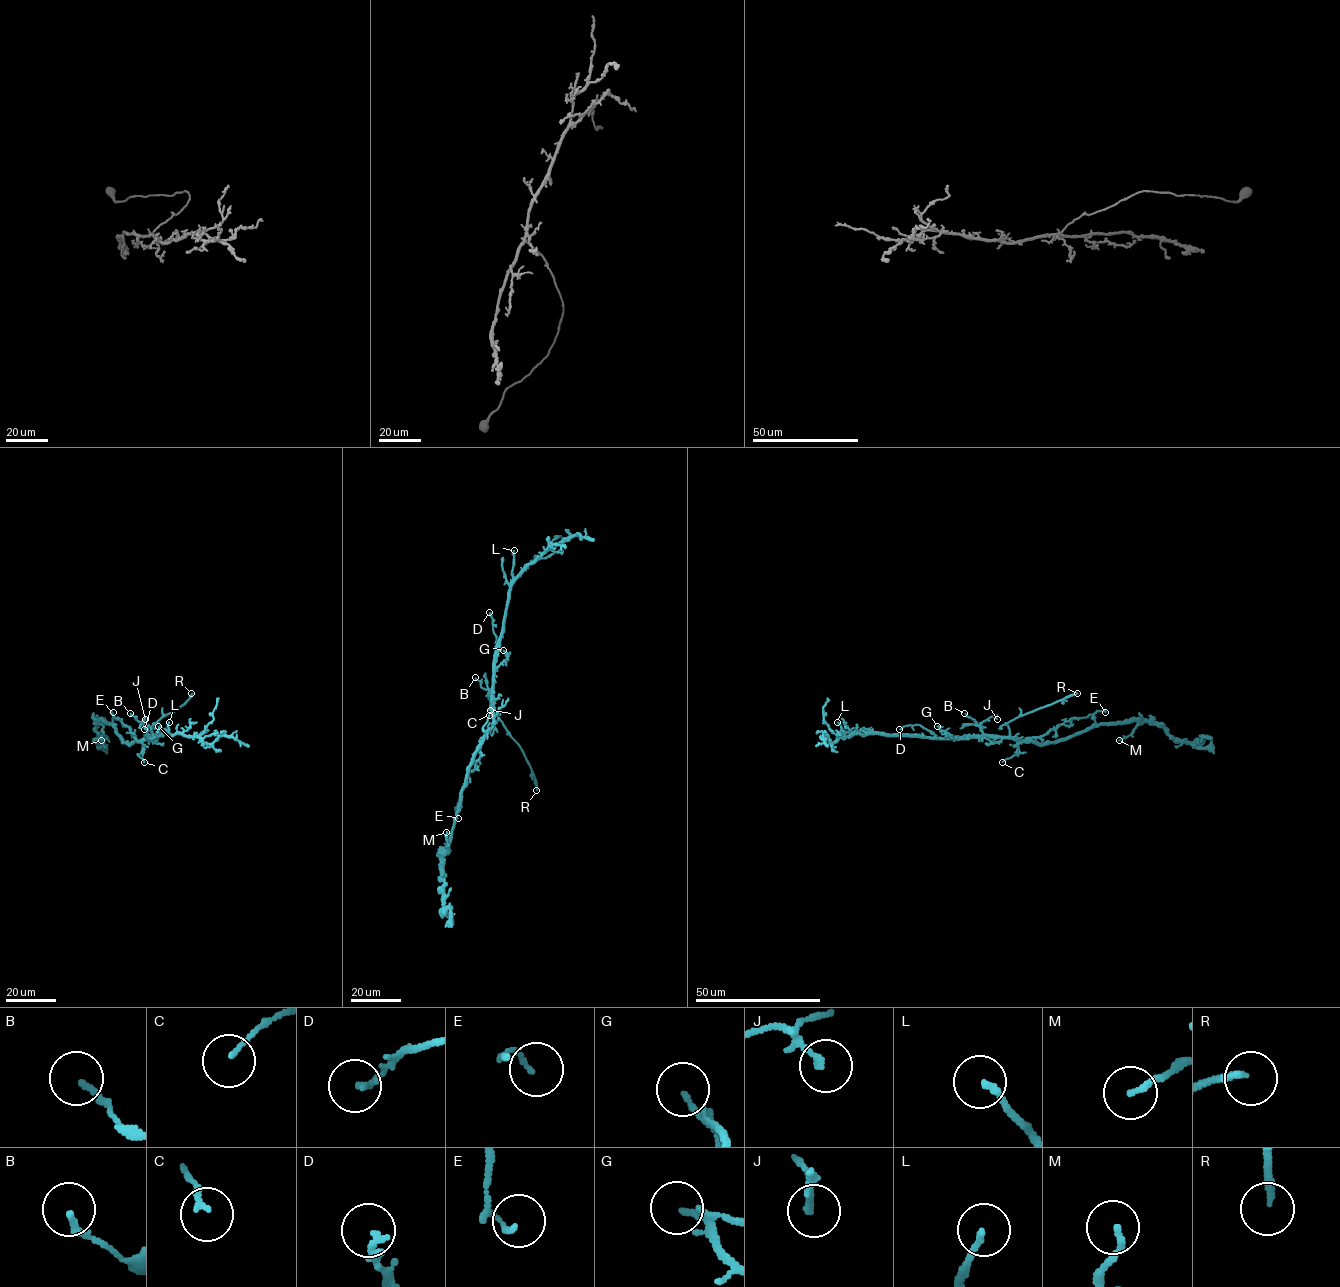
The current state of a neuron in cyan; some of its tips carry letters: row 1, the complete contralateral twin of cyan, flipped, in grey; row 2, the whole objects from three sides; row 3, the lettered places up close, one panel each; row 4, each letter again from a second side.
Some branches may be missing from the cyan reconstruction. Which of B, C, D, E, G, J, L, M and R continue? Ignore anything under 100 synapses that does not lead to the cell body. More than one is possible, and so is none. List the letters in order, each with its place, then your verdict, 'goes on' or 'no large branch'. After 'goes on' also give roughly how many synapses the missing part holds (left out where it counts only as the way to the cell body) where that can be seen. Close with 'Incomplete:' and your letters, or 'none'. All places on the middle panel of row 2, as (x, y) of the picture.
B: (475, 677) | no large branch
C: (489, 715) | no large branch
D: (489, 612) | no large branch
E: (458, 818) | no large branch
G: (503, 650) | no large branch
J: (490, 710) | no large branch
L: (514, 550) | no large branch
M: (446, 832) | no large branch
R: (536, 790) | goes on
Incomplete: R

